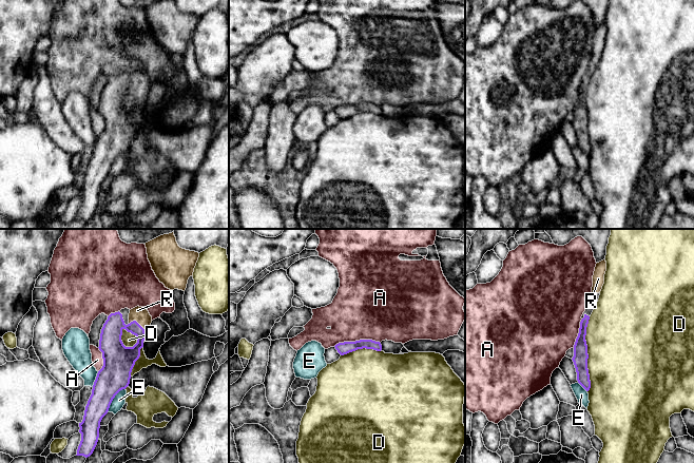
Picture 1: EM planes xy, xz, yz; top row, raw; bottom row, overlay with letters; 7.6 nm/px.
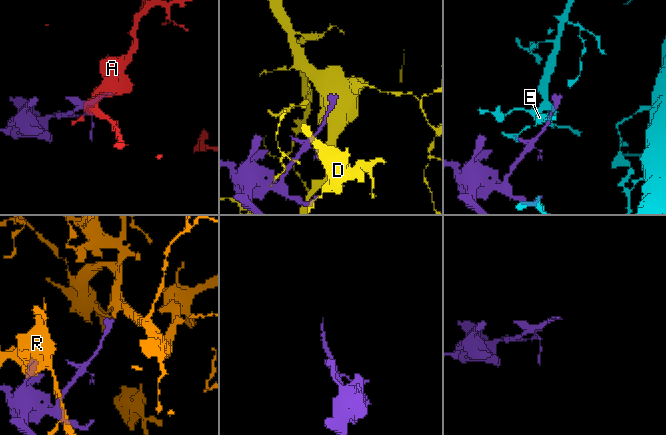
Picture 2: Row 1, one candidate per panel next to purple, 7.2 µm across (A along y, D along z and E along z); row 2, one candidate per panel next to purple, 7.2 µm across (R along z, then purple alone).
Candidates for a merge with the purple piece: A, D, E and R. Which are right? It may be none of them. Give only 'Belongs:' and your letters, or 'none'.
Belongs: R

